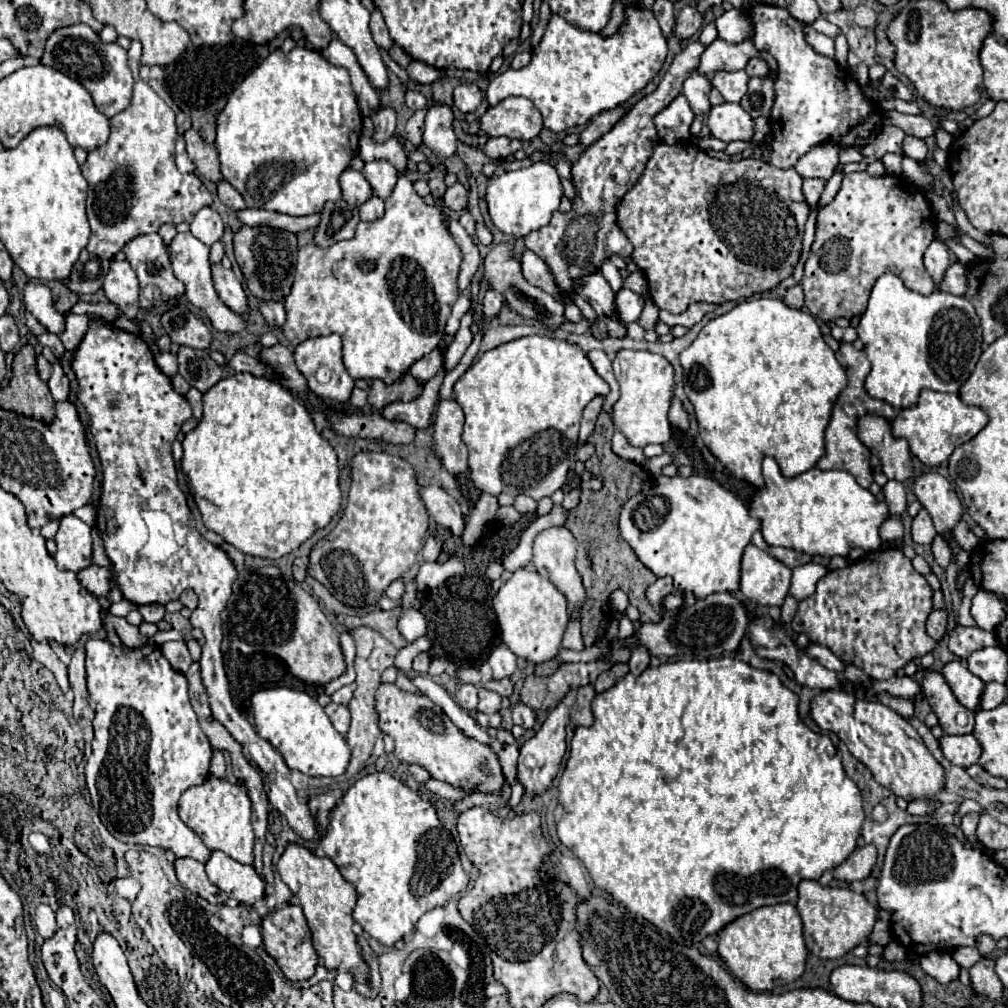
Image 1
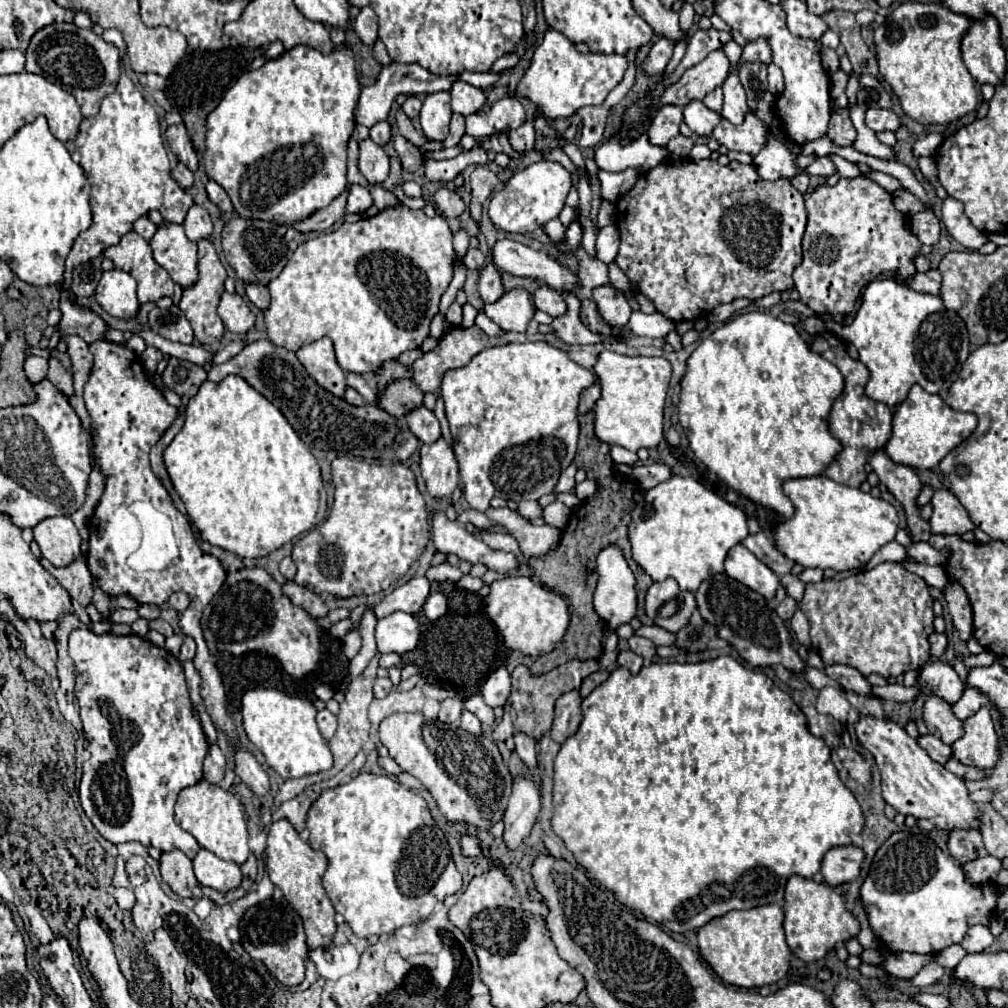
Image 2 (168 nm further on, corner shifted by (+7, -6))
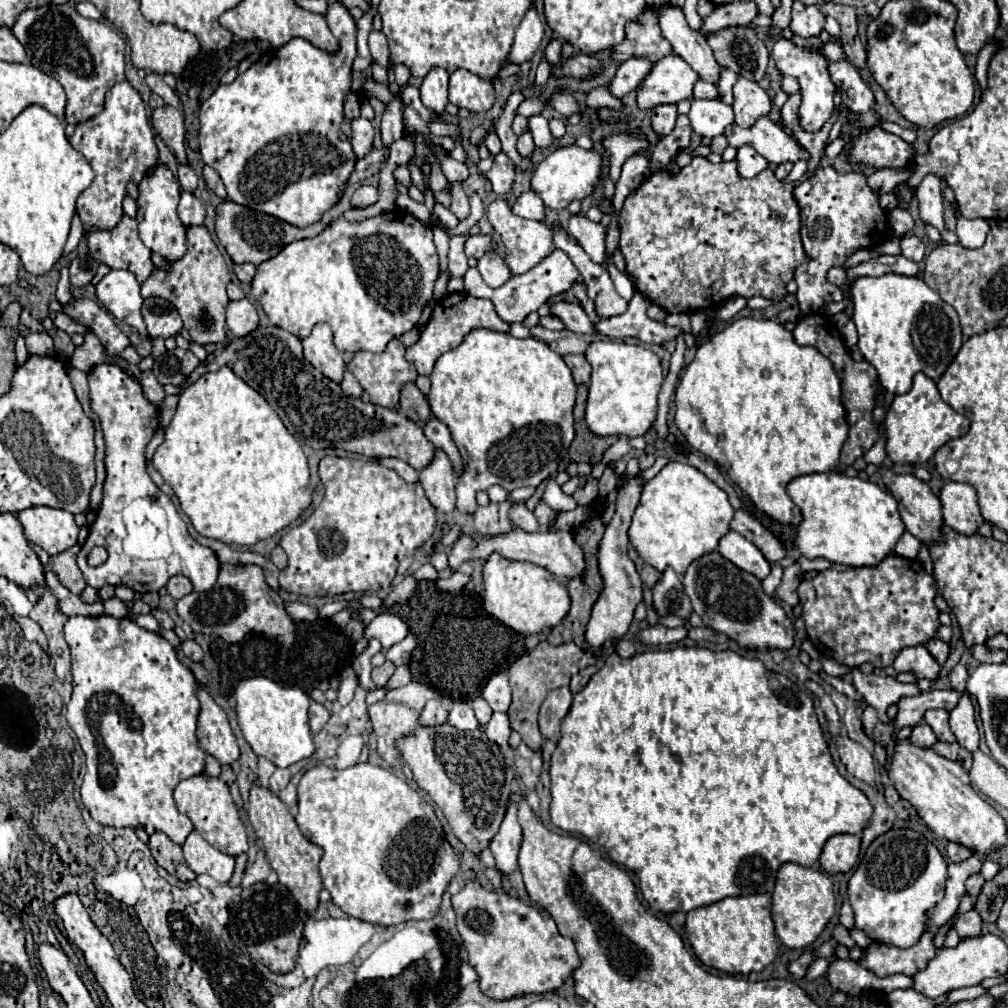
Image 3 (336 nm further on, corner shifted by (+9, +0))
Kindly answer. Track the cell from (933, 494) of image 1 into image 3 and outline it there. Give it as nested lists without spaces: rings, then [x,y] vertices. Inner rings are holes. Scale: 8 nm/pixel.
[[[945,482],[939,494],[943,506],[943,524],[961,534],[975,534],[975,530],[985,522],[979,504],[977,492],[969,484]]]

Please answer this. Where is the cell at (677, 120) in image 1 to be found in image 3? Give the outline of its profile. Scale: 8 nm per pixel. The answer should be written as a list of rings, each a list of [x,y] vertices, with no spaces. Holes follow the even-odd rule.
[[[661,104],[653,108],[651,126],[659,136],[667,136],[675,128],[675,120],[677,120],[677,110],[673,104]]]

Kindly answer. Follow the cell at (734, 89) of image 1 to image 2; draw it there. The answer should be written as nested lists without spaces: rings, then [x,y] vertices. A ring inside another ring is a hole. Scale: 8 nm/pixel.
[[[731,74],[723,82],[723,92],[725,92],[725,102],[723,102],[723,110],[721,110],[723,118],[727,118],[733,124],[743,122],[745,114],[749,112],[749,106],[747,106],[747,96],[745,96],[745,90],[743,90],[737,74]]]

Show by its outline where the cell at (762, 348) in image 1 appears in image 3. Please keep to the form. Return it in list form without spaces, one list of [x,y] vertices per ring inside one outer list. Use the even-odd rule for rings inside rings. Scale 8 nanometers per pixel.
[[[739,318],[733,320],[731,324],[727,324],[723,330],[719,330],[717,334],[713,334],[705,344],[701,344],[697,348],[697,354],[693,358],[693,362],[683,370],[677,390],[675,390],[675,424],[681,430],[681,434],[687,438],[687,442],[699,450],[701,454],[705,454],[707,458],[715,460],[725,472],[727,476],[753,500],[753,504],[763,510],[767,516],[771,516],[777,522],[785,522],[785,524],[799,524],[801,522],[801,514],[799,508],[793,504],[793,500],[787,496],[786,486],[789,480],[793,480],[795,476],[801,474],[813,474],[813,472],[831,472],[835,470],[837,462],[839,462],[839,454],[841,454],[841,446],[847,440],[847,422],[845,422],[845,410],[841,406],[841,382],[835,374],[835,368],[831,364],[829,358],[825,358],[817,348],[813,346],[799,346],[793,338],[793,334],[775,320],[767,320],[767,318]]]

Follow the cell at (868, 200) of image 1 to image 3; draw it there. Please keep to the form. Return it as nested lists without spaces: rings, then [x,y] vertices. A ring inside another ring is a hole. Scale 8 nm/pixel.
[[[819,166],[795,186],[793,194],[801,208],[801,240],[807,254],[807,260],[795,270],[795,282],[799,286],[797,300],[803,314],[815,314],[823,304],[843,300],[841,288],[827,280],[829,268],[845,266],[857,250],[879,242],[889,230],[887,214],[879,206],[879,194],[869,188],[863,172],[839,174],[833,168]]]

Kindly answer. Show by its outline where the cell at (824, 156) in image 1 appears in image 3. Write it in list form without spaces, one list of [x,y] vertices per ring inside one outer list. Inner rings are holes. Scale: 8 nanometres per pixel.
[[[741,146],[737,150],[737,164],[739,164],[739,174],[745,178],[753,178],[769,166],[769,162],[755,148],[749,146]]]

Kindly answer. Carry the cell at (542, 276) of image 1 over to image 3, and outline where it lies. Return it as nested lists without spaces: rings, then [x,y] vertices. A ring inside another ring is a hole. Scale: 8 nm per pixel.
[[[565,300],[555,302],[551,304],[551,314],[557,316],[567,326],[567,330],[573,330],[579,334],[593,334],[593,324],[577,302],[565,302]]]

